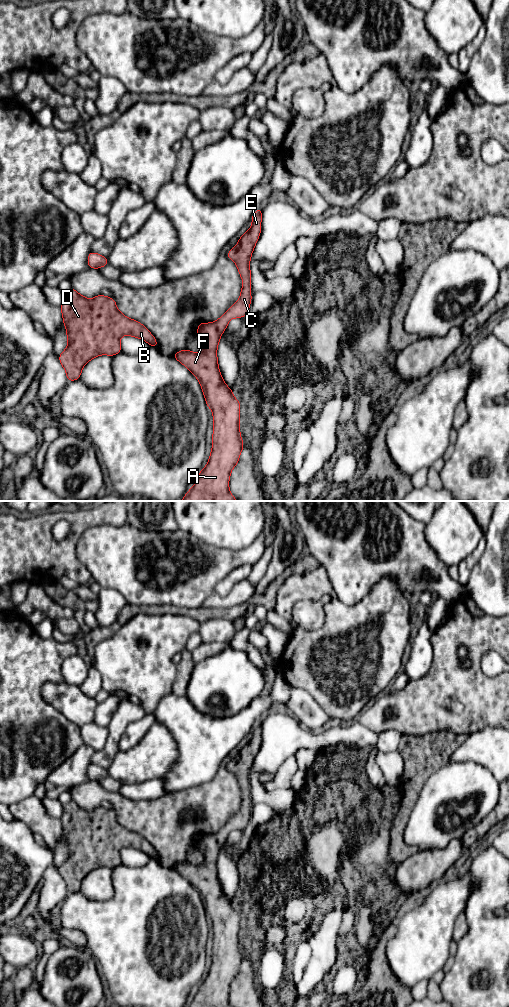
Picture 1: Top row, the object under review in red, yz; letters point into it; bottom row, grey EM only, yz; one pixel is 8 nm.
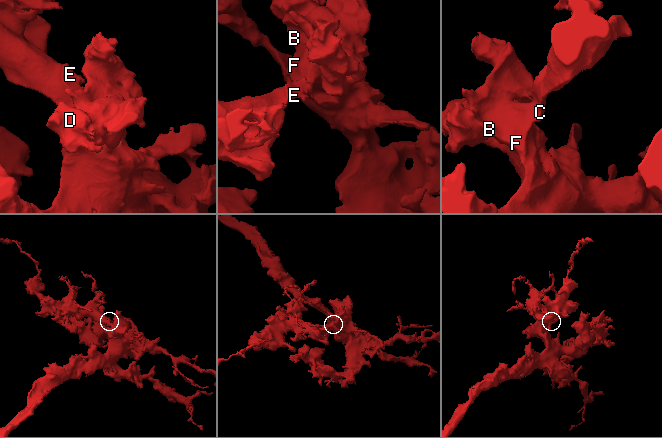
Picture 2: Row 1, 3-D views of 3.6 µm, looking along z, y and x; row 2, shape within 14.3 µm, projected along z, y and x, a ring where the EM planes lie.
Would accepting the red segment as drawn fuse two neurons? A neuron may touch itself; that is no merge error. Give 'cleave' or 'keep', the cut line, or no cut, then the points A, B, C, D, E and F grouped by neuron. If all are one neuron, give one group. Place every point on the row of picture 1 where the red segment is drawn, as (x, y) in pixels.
keep | no cut | A B C D E F

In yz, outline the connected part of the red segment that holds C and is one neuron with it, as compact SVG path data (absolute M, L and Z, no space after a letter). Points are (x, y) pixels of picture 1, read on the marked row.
M261 208L254 212L251 220L250 229L226 254L236 263L239 275L243 279L238 301L218 320L198 324L197 337L203 342L201 352L194 353L185 349L172 355L199 380L214 421L209 461L205 468L199 471L198 480L181 501L237 501L229 491L229 479L245 446L239 427L241 405L222 378L217 348L228 322L232 318L243 318L251 304L252 273L249 264L261 232Z

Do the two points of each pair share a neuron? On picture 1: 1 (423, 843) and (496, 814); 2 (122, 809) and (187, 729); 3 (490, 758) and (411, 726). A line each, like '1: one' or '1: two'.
1: two
2: two
3: two

